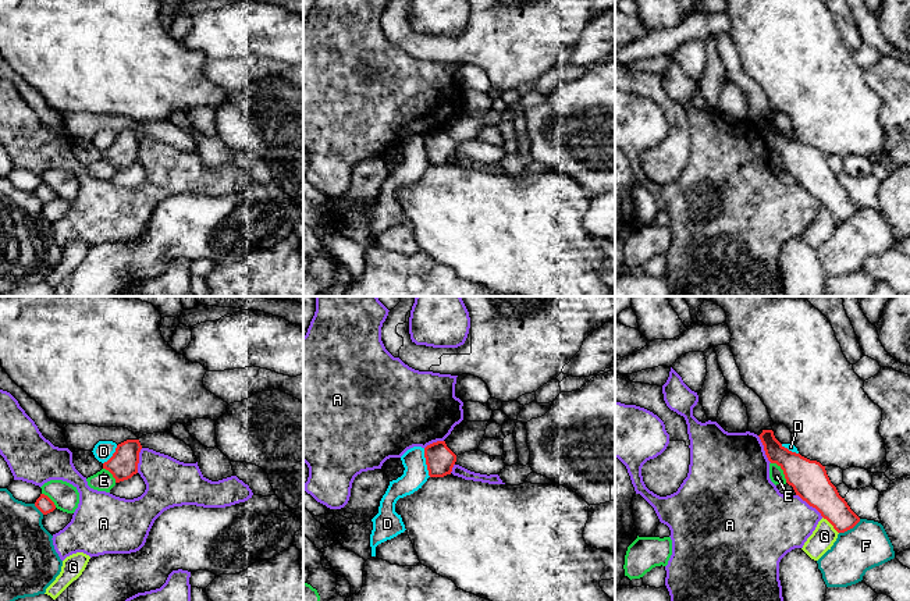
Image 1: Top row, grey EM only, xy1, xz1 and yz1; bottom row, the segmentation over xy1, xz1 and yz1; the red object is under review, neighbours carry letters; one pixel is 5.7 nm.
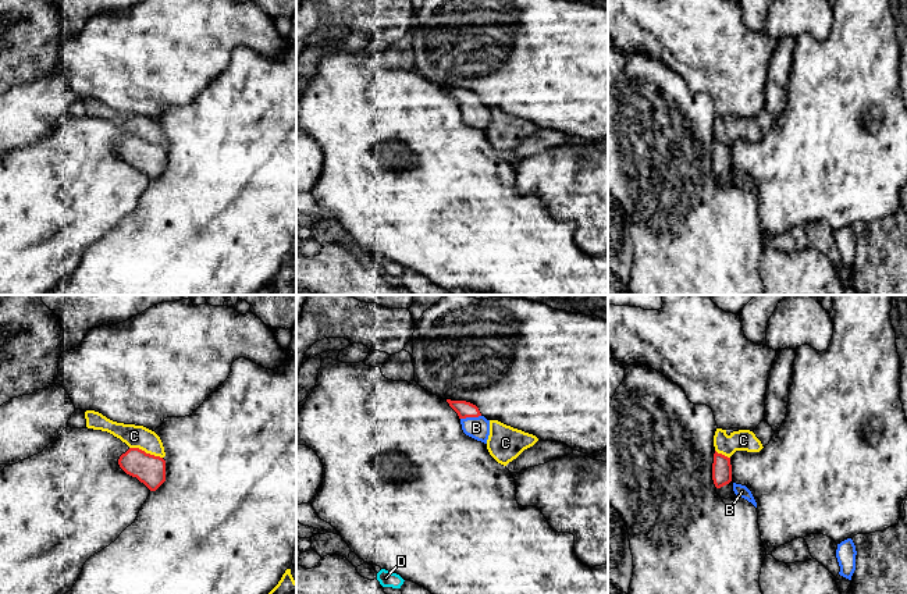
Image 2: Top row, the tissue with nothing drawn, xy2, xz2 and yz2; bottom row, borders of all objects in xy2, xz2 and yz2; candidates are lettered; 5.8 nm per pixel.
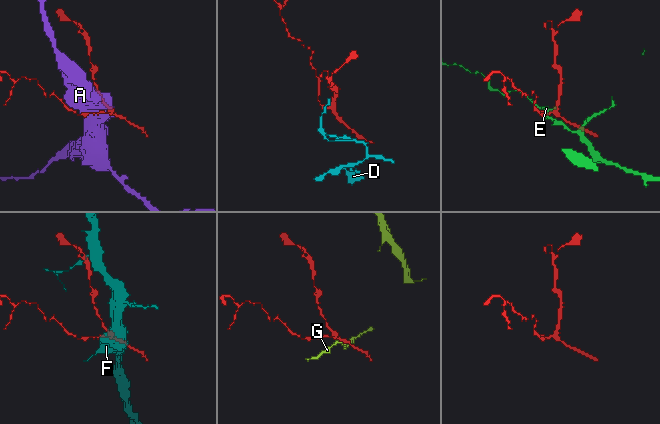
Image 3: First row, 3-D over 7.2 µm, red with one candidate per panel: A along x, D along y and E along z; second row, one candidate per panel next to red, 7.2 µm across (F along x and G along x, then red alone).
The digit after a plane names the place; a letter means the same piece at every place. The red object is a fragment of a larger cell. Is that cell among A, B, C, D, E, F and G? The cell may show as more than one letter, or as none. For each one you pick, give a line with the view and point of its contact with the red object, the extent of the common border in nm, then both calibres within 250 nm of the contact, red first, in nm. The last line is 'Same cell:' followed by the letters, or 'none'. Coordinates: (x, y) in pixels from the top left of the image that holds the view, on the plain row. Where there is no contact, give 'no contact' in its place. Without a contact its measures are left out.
B: meets red in xz2 at (470, 105); contact 120 nm long; 100 nm thick on the red side, 130 nm on the other
Same cell: B

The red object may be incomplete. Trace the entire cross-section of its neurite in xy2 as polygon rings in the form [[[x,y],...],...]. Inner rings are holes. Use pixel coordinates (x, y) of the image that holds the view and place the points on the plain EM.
[[[129,136],[120,145],[118,153],[150,179],[156,179],[166,170],[166,149],[139,136]]]

